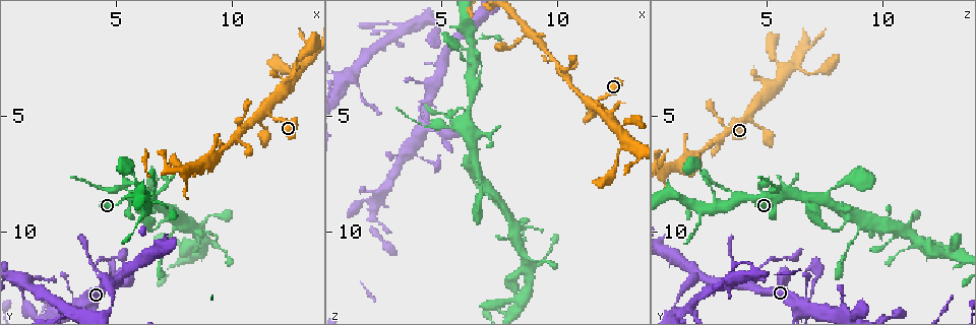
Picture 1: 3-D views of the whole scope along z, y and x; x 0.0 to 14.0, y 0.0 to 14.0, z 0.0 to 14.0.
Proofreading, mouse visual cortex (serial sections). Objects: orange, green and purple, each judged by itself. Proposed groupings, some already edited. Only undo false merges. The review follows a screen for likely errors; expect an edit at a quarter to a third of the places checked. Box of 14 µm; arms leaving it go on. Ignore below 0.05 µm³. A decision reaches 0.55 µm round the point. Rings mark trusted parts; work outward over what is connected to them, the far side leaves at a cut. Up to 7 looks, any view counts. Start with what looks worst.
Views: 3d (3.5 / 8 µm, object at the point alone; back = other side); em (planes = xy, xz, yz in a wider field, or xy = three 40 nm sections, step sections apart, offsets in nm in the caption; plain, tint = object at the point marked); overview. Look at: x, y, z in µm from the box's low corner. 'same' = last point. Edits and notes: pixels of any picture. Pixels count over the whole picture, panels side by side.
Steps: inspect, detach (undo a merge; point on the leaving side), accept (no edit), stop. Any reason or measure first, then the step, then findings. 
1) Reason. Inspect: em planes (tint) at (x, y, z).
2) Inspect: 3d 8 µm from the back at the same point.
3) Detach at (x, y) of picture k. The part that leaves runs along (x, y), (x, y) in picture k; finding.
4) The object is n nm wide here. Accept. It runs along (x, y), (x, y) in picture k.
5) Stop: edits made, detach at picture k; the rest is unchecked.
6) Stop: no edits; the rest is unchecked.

Side arm on a straight run. Inspect: 3d 3.5 µm at (4.5, 12.4, 4.3).

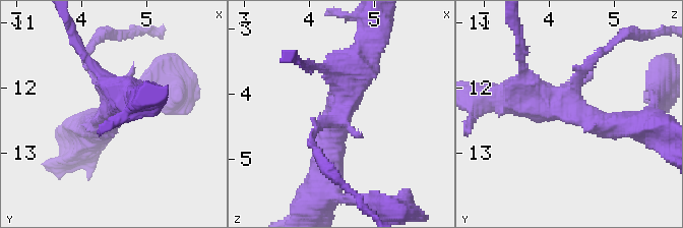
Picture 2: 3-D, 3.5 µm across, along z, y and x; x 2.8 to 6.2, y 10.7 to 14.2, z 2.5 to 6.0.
Need the tissue. Inspect: em xy step 5 (tint) at (4.50, 12.30, 4.30).

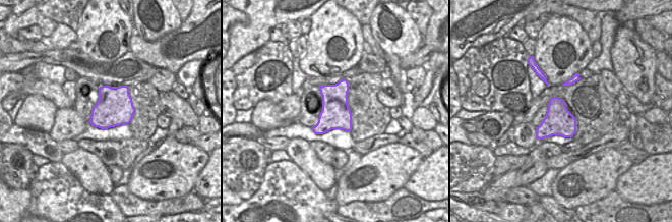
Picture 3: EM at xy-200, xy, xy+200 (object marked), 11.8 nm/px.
Inspect: em xy step 3 (tint) at the same point.

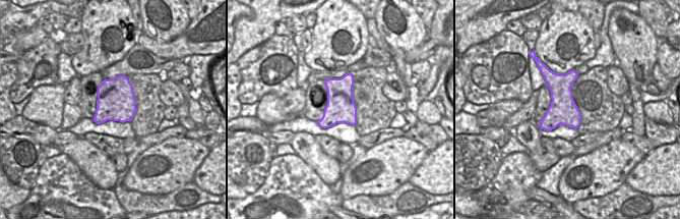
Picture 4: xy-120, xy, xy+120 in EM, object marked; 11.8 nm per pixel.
The object is 360 nm wide here. Accept. It runs along (324, 171), (353, 61), (362, 51) in picture 2; one cell here.

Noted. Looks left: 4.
Calibre changes. Inspect: 3d 3.5 µm at (11.5, 4.8, 4.4).

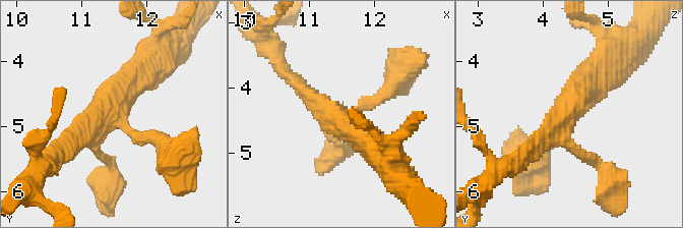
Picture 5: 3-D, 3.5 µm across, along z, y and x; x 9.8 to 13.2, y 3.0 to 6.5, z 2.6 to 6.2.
Need the tissue. Inspect: em planes (tint) at (11.45, 4.75, 4.40).

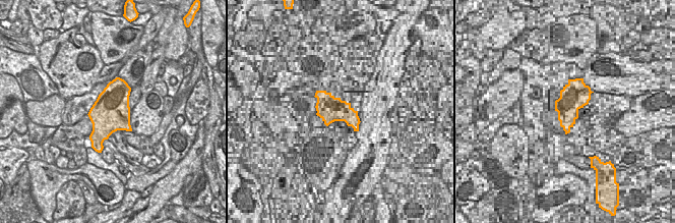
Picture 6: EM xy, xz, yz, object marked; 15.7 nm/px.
Accept. All the same cell.

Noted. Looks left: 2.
Sharp bend. Inspect: 3d 8 µm at (5.4, 8.2, 5.5).

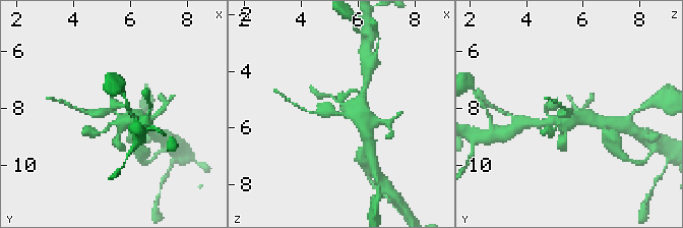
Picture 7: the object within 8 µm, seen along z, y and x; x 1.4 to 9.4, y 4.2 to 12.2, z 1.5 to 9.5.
Inspect: em xy step 1 (tint) at (5.5, 8.1, 5.5).

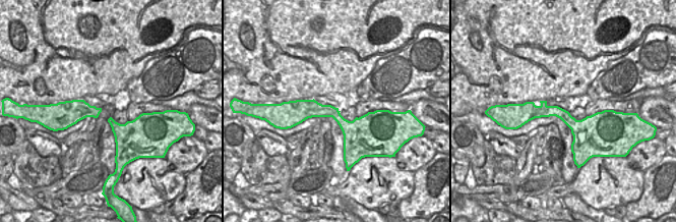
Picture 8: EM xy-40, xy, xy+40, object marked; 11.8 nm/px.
Detach at (324, 114) of picture 7. The part that leaves runs along (344, 115), (332, 111), (310, 112), (302, 108) in picture 7; two cells meet here.

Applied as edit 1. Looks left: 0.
Stop: edits made, detach at picture 7; the rest is unchecked.

